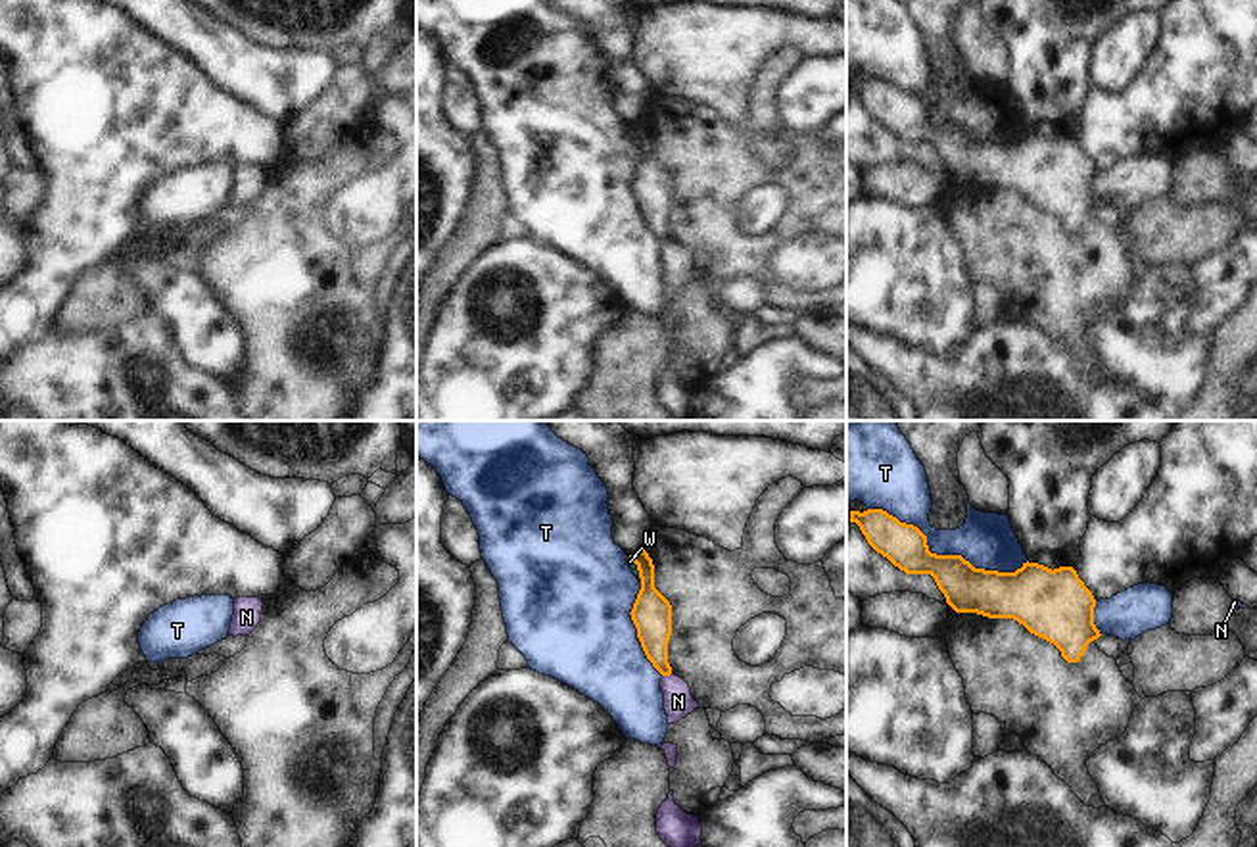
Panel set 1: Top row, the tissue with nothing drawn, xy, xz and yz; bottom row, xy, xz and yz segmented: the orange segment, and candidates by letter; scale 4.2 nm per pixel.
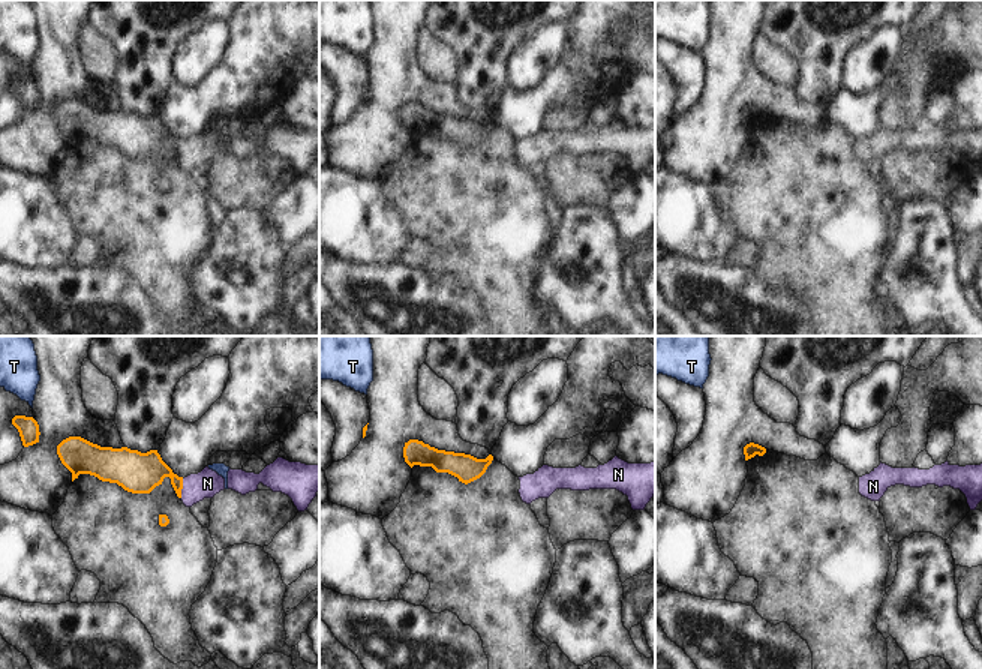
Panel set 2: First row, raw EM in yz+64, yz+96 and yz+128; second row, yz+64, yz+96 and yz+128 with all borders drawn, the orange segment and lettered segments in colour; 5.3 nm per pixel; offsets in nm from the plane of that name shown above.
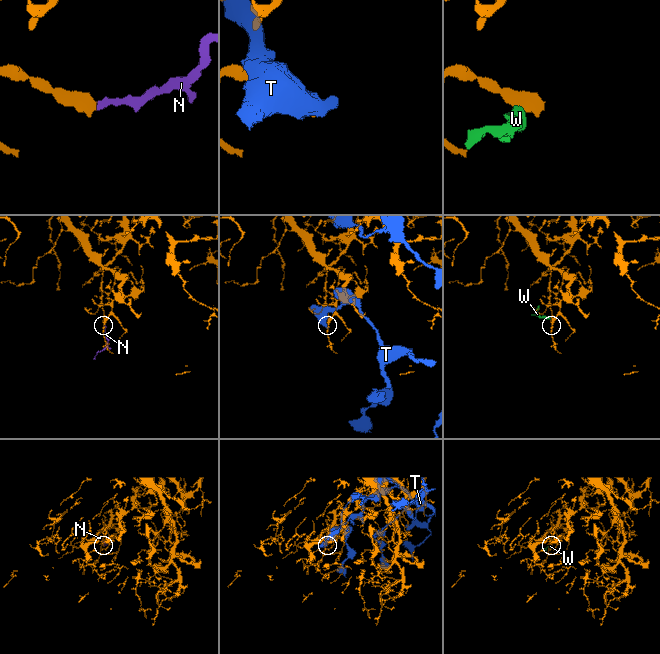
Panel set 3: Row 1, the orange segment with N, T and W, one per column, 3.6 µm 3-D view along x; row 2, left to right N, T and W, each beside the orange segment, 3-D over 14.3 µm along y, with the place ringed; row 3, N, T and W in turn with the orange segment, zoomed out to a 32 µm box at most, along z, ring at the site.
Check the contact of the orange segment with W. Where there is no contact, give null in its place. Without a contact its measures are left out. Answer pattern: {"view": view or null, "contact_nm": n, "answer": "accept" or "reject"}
{"view": "xz", "contact_nm": 130, "answer": "reject"}

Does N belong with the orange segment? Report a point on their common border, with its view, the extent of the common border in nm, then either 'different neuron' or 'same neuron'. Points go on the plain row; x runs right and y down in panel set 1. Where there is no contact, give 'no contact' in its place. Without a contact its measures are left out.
contact xz (666, 244); length 40 nm; same neuron

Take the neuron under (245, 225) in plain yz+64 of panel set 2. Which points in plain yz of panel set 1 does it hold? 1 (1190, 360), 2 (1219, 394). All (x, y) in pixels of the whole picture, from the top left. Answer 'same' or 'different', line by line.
1: same
2: different

